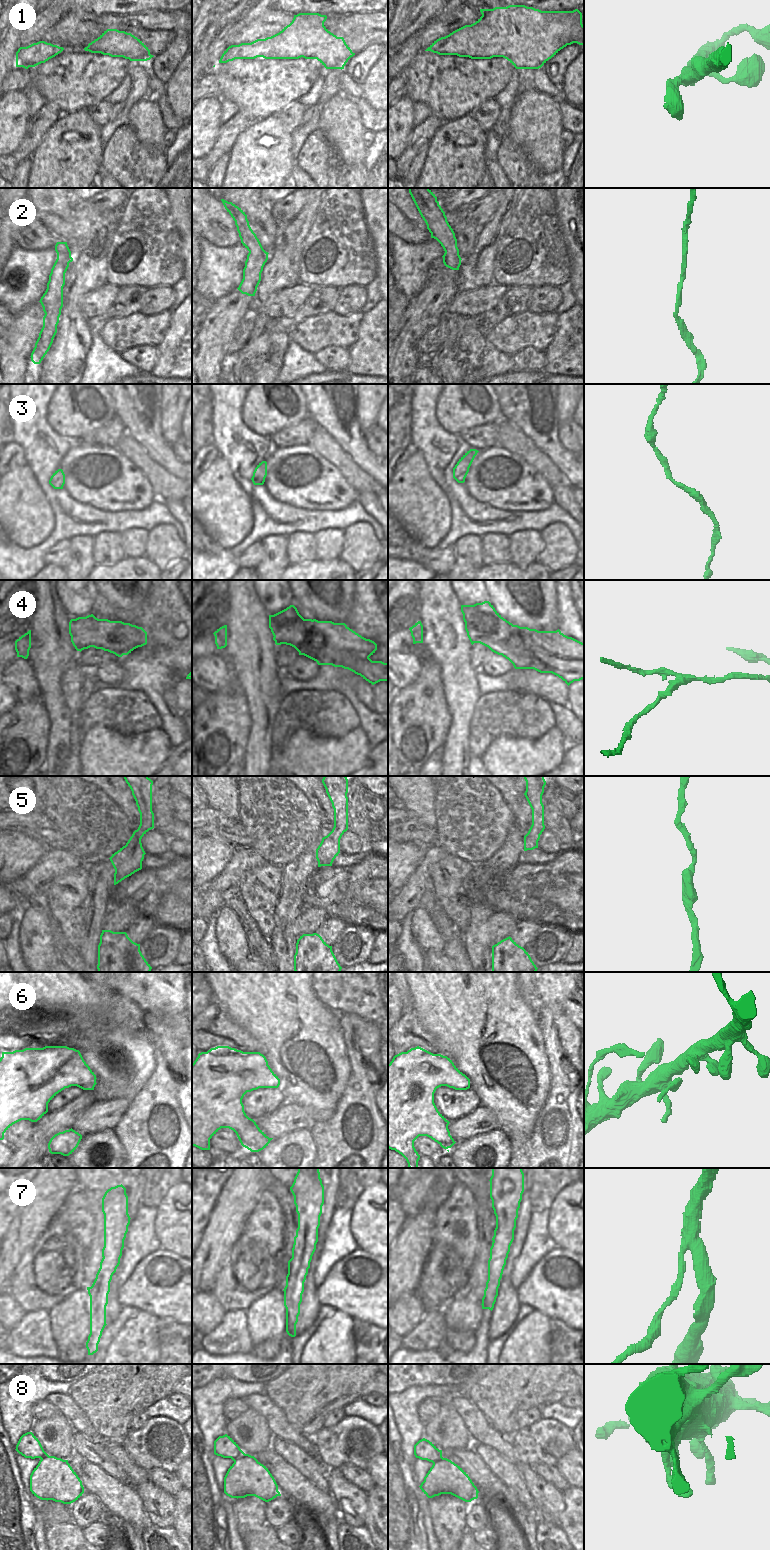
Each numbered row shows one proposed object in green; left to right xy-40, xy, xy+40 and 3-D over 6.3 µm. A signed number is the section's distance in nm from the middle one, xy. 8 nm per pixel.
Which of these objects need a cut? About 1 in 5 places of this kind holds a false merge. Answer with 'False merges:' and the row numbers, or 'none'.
False merges: 4

